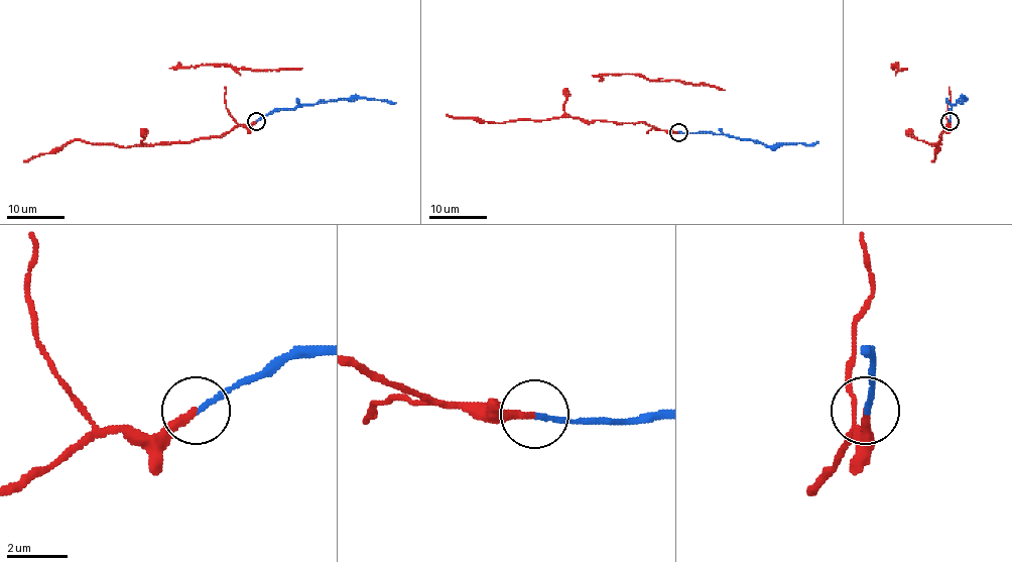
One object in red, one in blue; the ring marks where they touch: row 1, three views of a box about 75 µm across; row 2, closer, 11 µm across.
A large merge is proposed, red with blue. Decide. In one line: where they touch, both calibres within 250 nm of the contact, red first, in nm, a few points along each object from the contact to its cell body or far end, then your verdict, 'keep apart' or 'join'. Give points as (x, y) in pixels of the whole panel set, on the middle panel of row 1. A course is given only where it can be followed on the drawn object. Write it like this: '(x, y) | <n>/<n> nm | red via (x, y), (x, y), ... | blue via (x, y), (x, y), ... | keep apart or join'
(678, 132) | 240/160 nm | red via (678, 131), (658, 130), (642, 121), (583, 121), (572, 117), (492, 123), (454, 118), (446, 114) | blue via (678, 131), (715, 133), (758, 140), (768, 145), (818, 141) | join

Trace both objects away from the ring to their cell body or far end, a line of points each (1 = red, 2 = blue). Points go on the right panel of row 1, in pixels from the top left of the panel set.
1: (949, 121), (938, 135), (938, 143), (934, 145), (940, 140), (935, 157), (931, 161)
2: (949, 121), (951, 110), (959, 103)

